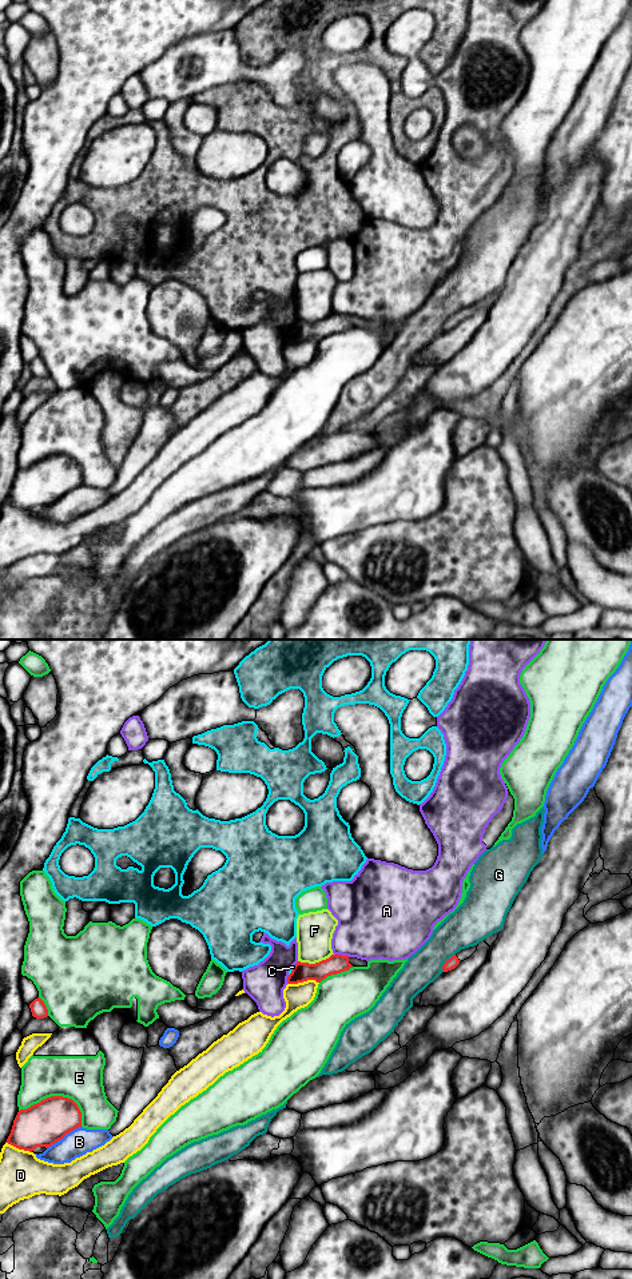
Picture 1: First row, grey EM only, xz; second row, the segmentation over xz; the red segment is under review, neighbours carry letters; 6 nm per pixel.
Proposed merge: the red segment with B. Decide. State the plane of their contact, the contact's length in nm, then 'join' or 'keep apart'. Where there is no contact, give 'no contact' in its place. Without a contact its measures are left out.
meets red in xz; contact 240 nm long; join

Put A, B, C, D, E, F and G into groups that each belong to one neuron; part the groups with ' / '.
A F / B / C / D / E / G

